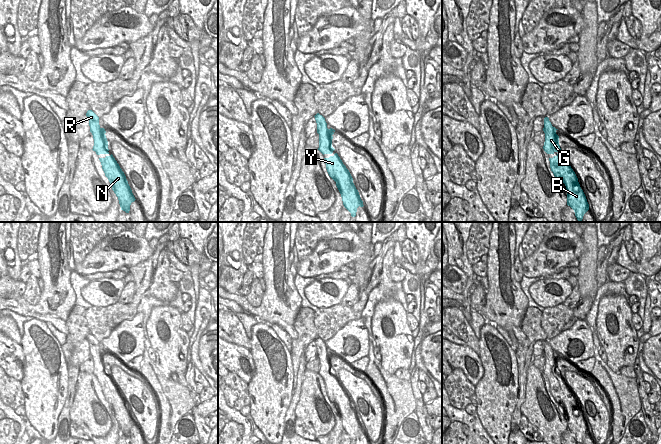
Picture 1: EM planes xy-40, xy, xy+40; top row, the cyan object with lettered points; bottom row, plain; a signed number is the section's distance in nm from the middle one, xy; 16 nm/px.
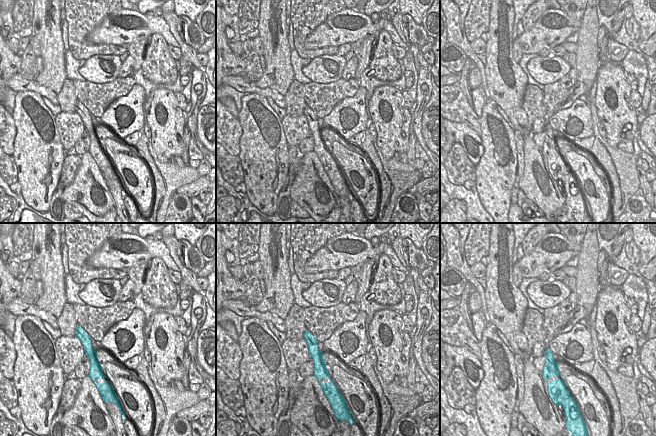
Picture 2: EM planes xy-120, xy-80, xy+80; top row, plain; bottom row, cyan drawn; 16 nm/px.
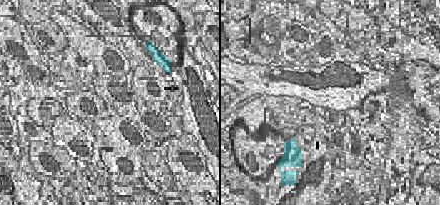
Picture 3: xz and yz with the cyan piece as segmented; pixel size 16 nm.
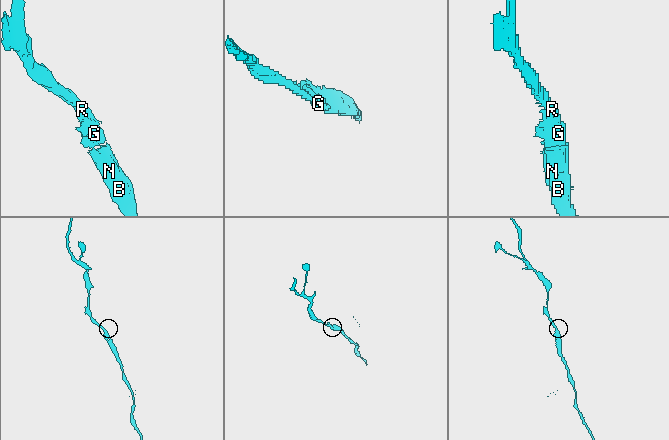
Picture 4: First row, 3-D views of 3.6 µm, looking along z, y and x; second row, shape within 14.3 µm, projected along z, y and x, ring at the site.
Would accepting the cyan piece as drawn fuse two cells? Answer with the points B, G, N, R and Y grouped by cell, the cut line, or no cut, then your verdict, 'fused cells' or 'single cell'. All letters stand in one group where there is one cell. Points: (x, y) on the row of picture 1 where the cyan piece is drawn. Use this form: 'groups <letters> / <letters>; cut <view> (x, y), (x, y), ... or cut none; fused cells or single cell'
groups B G N R Y; cut none; single cell

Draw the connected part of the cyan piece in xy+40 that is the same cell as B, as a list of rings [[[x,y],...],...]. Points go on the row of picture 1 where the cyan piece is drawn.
[[[558,153],[553,158],[549,158],[549,161],[555,178],[560,181],[560,184],[563,182],[566,186],[567,205],[574,210],[577,220],[581,222],[584,214],[589,210],[589,204],[575,172],[563,154]]]

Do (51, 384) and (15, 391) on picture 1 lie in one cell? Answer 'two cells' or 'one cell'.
two cells

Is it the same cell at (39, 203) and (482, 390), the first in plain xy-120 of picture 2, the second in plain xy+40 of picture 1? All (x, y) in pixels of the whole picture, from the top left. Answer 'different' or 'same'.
same

